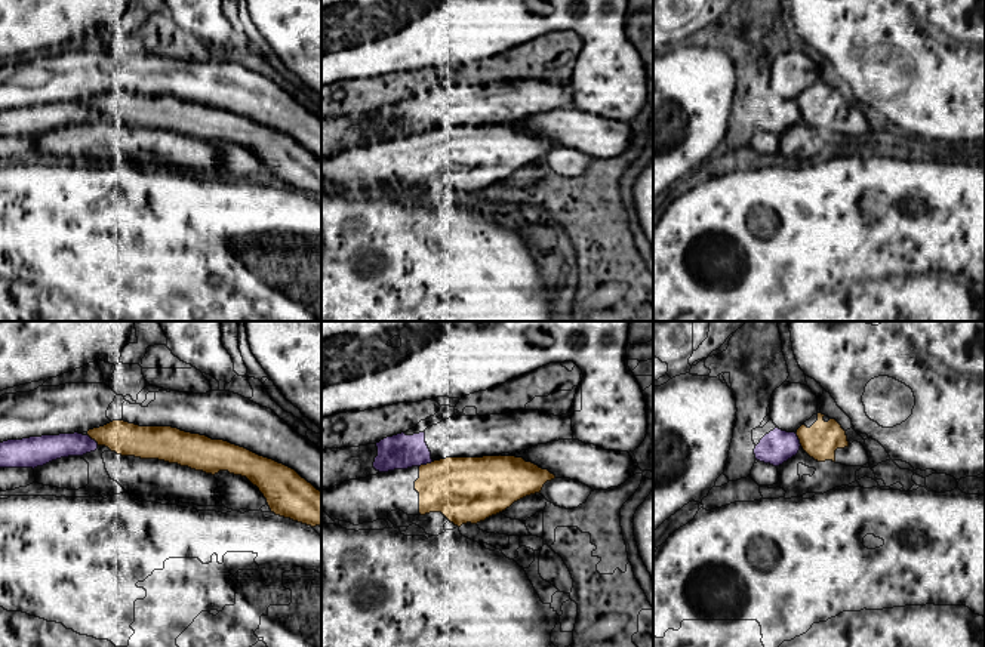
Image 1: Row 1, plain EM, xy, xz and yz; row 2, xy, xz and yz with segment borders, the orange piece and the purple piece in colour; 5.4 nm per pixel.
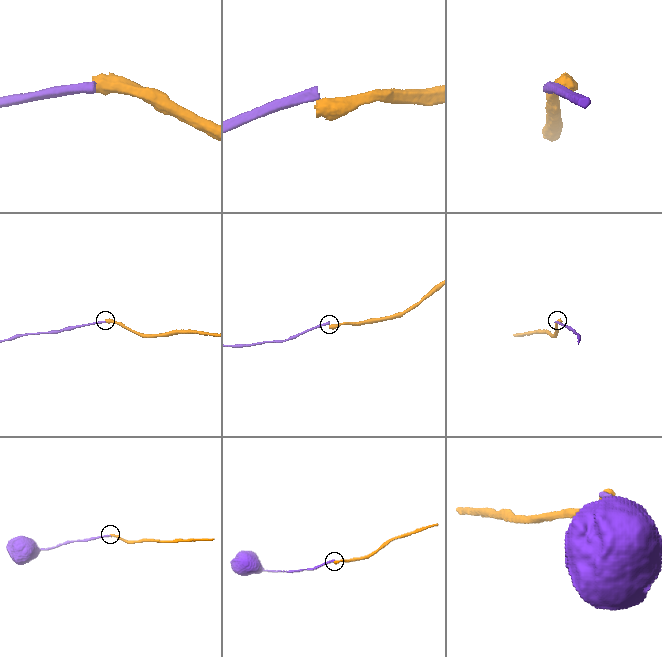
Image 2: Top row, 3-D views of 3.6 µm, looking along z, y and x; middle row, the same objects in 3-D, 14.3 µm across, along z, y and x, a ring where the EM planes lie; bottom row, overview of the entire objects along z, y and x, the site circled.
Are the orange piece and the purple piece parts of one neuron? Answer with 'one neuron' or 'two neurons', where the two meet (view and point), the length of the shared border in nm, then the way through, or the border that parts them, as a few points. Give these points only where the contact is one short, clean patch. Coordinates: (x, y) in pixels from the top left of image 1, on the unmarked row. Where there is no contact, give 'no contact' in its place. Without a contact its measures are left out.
two neurons; meets orange in xz at (427, 132); contact 80 nm long; border along xz (431, 129), (419, 135)

